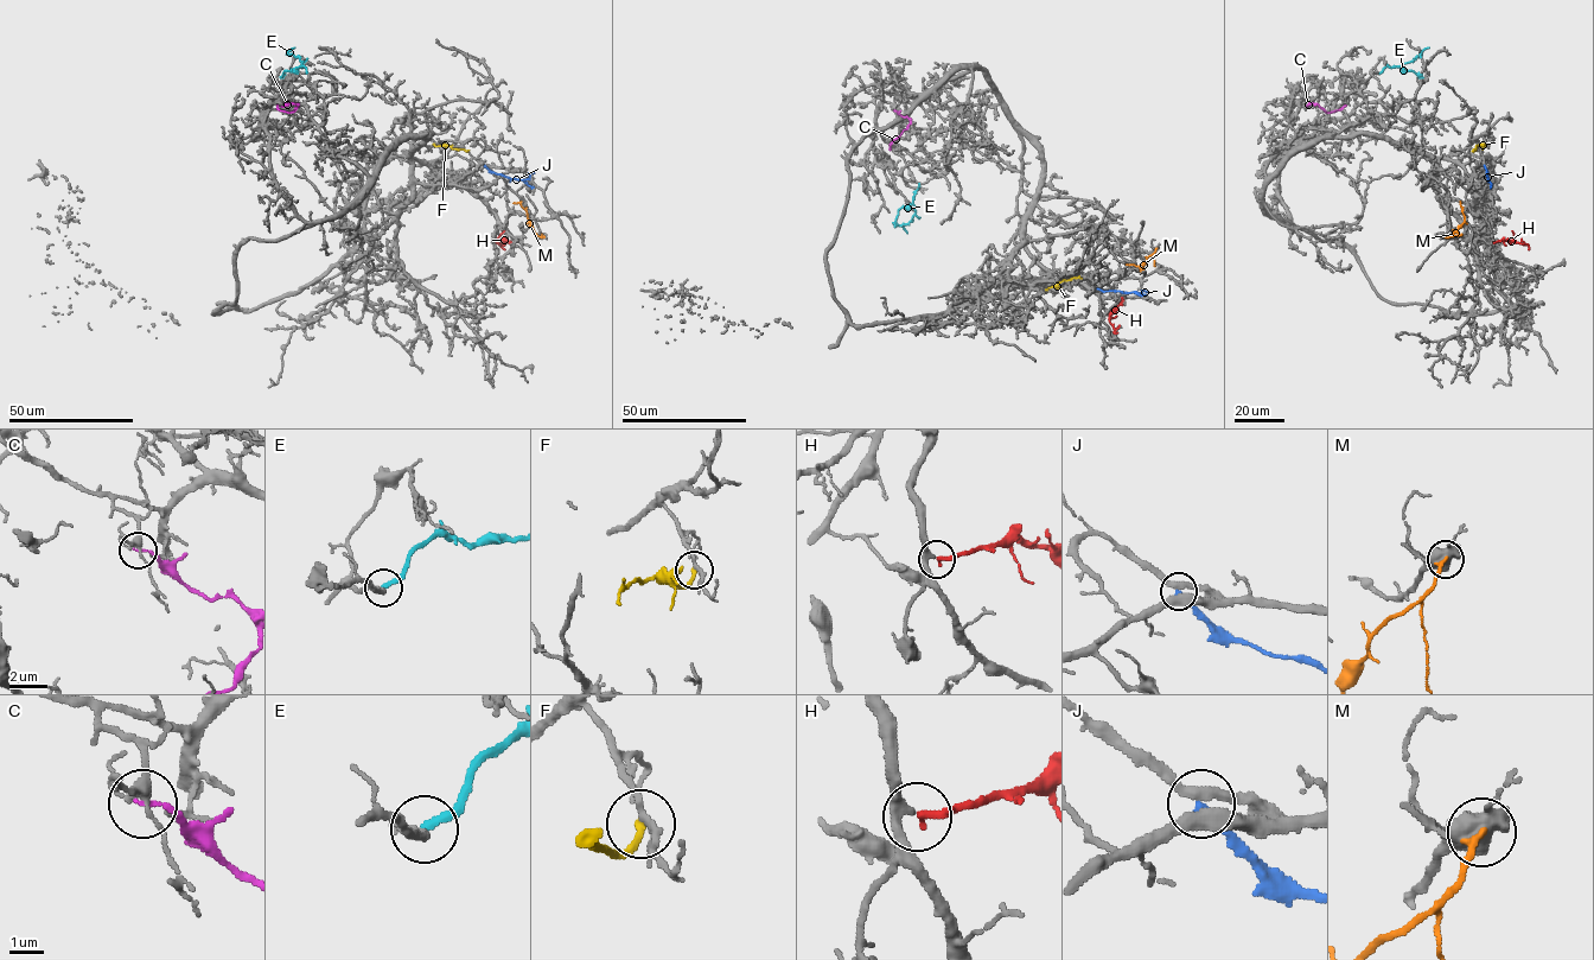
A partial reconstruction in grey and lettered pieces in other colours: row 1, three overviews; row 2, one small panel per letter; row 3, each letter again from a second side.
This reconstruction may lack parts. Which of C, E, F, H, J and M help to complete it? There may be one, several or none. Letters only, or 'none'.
F, H

